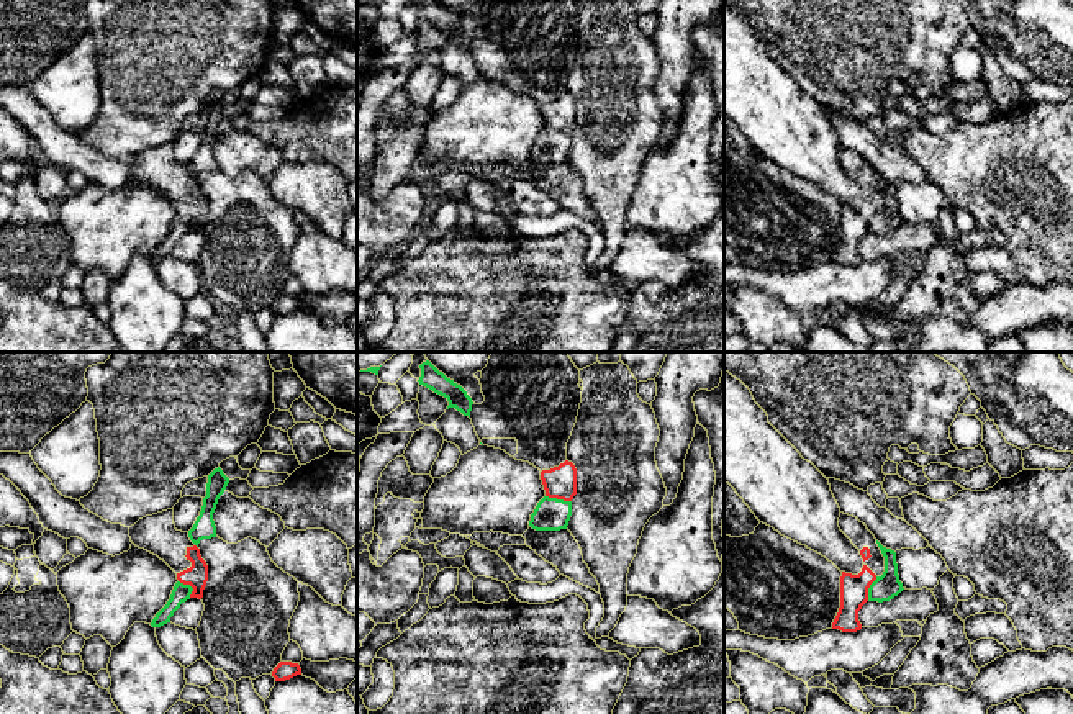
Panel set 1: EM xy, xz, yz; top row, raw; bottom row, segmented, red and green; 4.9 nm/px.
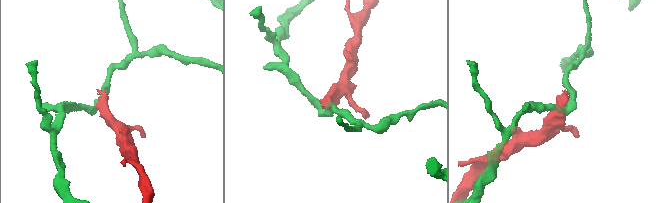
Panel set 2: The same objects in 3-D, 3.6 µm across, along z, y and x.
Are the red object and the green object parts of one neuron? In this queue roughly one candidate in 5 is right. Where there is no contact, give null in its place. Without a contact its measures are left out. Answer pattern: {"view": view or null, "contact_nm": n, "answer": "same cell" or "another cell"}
{"view": "xz", "contact_nm": 130, "answer": "another cell"}

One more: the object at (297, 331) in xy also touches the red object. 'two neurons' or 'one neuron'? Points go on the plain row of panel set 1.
two neurons

